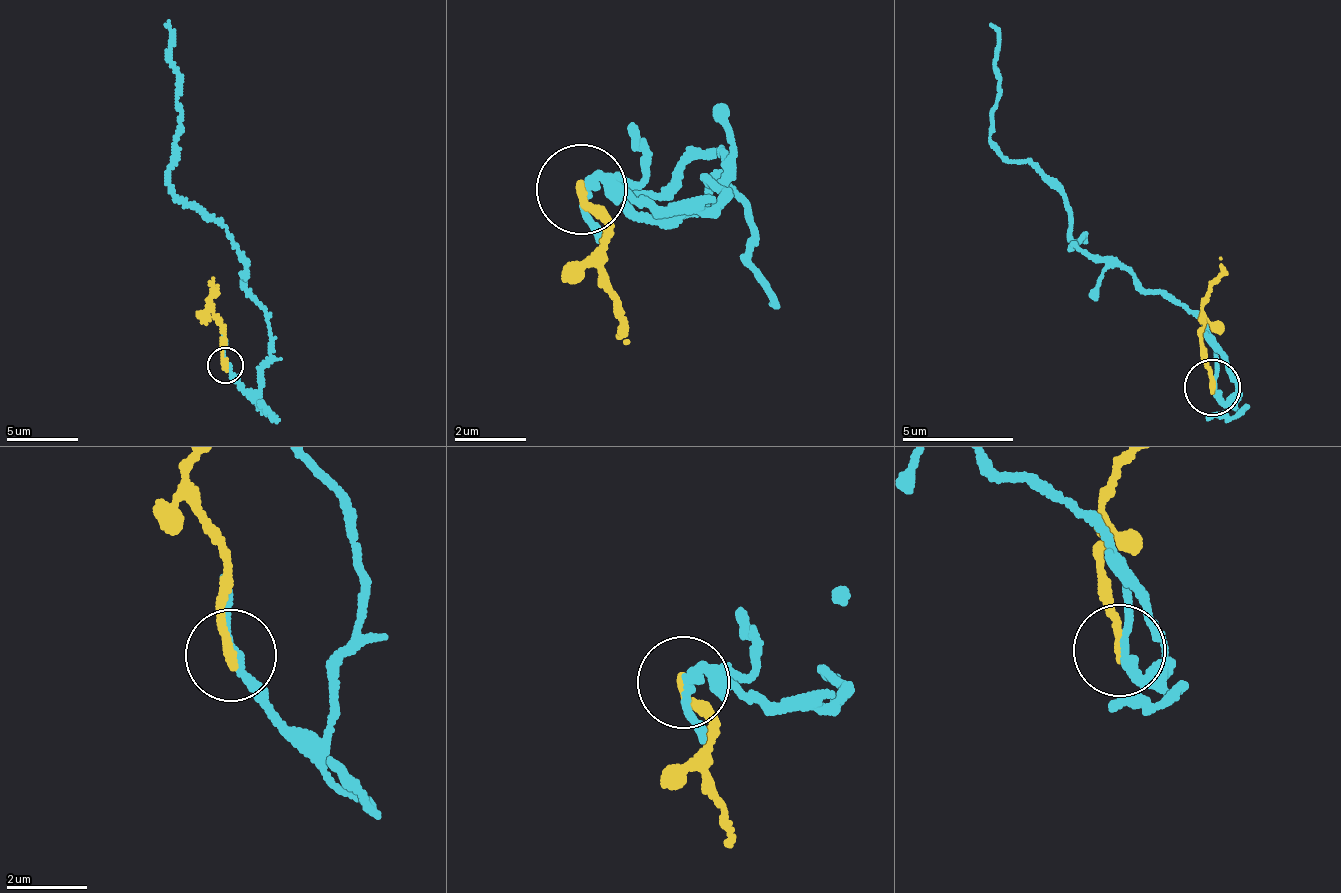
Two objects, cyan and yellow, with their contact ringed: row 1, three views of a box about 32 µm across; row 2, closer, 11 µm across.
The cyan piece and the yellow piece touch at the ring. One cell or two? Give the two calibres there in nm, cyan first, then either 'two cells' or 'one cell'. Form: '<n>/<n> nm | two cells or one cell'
170/240 nm | two cells

